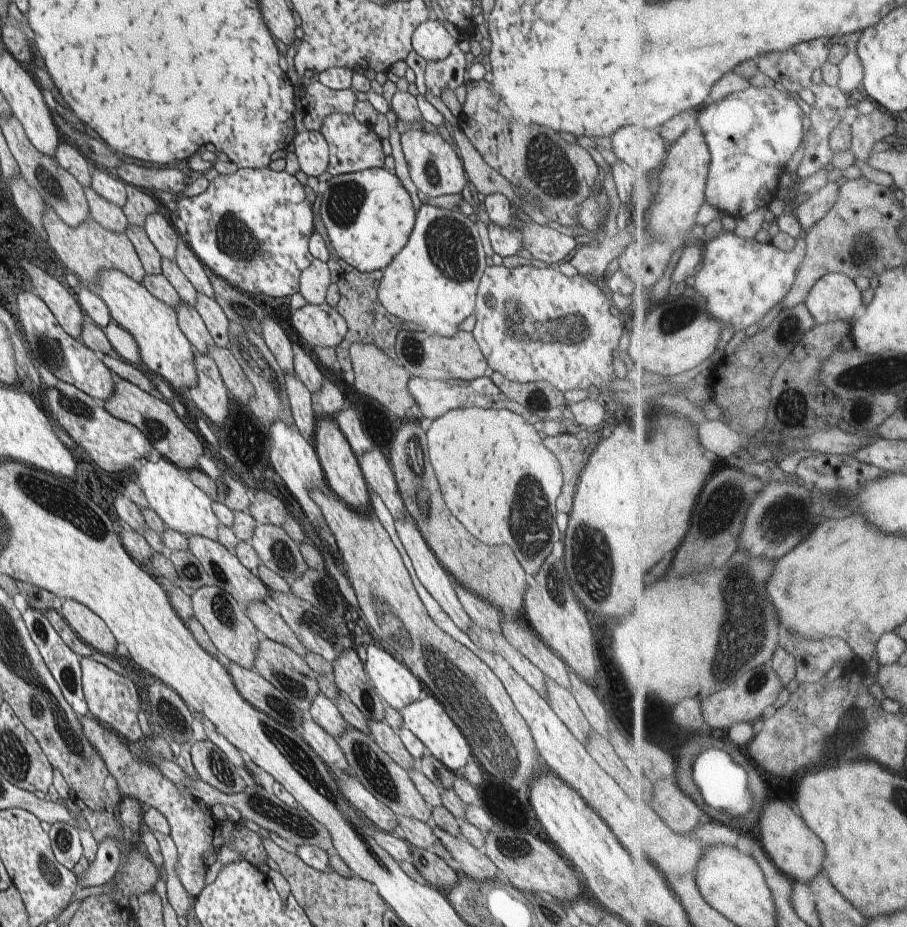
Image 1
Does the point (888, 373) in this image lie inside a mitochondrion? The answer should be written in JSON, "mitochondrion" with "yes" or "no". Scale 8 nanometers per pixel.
{"mitochondrion":"yes"}

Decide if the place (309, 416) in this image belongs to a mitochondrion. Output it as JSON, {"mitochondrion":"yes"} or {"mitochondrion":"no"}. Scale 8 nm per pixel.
{"mitochondrion":"no"}

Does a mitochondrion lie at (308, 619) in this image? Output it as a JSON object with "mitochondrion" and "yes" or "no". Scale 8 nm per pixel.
{"mitochondrion":"yes"}

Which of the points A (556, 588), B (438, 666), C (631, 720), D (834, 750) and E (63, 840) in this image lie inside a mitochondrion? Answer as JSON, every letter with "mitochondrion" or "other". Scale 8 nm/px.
{"A":"mitochondrion","B":"mitochondrion","C":"mitochondrion","D":"mitochondrion","E":"mitochondrion"}

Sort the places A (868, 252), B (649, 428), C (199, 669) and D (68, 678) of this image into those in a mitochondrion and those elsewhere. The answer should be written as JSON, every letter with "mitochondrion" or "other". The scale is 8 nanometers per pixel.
{"A":"mitochondrion","B":"mitochondrion","C":"other","D":"mitochondrion"}

